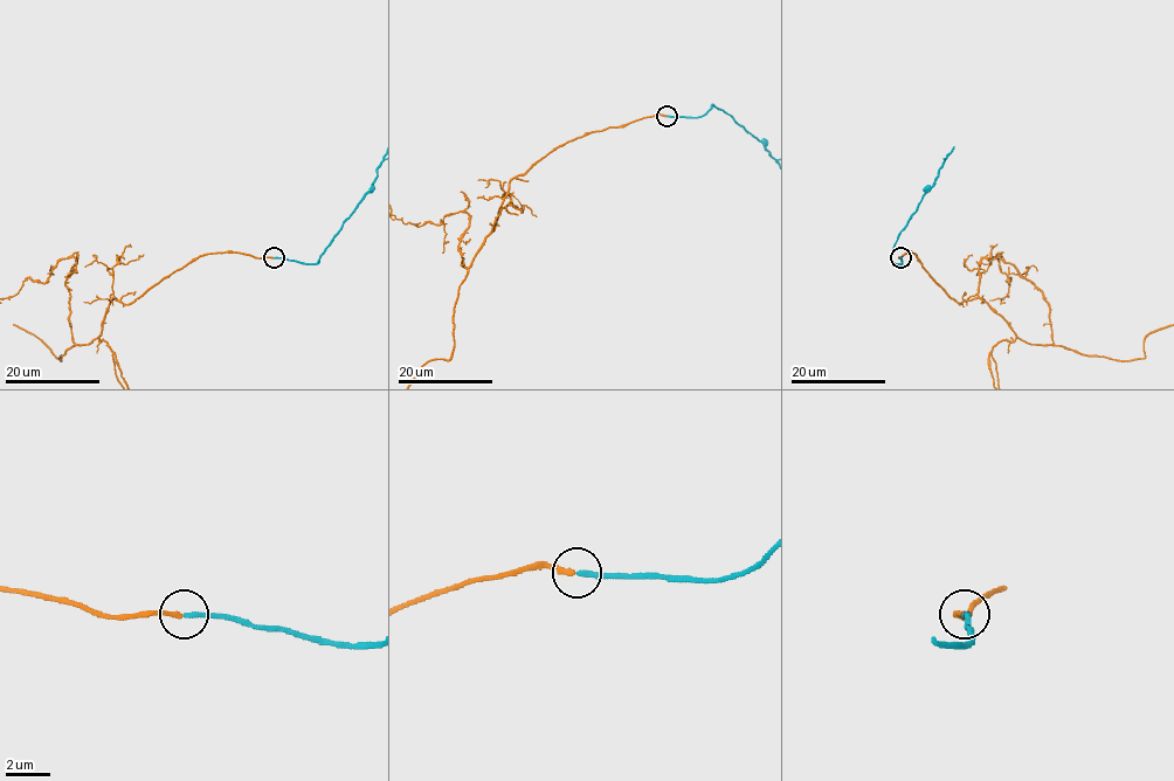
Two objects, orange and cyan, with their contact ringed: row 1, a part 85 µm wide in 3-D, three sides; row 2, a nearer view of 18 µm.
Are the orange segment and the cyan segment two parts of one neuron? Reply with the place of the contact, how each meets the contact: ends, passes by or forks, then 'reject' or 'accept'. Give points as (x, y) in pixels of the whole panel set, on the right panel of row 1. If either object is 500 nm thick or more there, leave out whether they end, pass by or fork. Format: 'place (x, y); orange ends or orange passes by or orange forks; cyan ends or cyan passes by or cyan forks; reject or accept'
place (900, 257); orange ends; cyan ends; accept

